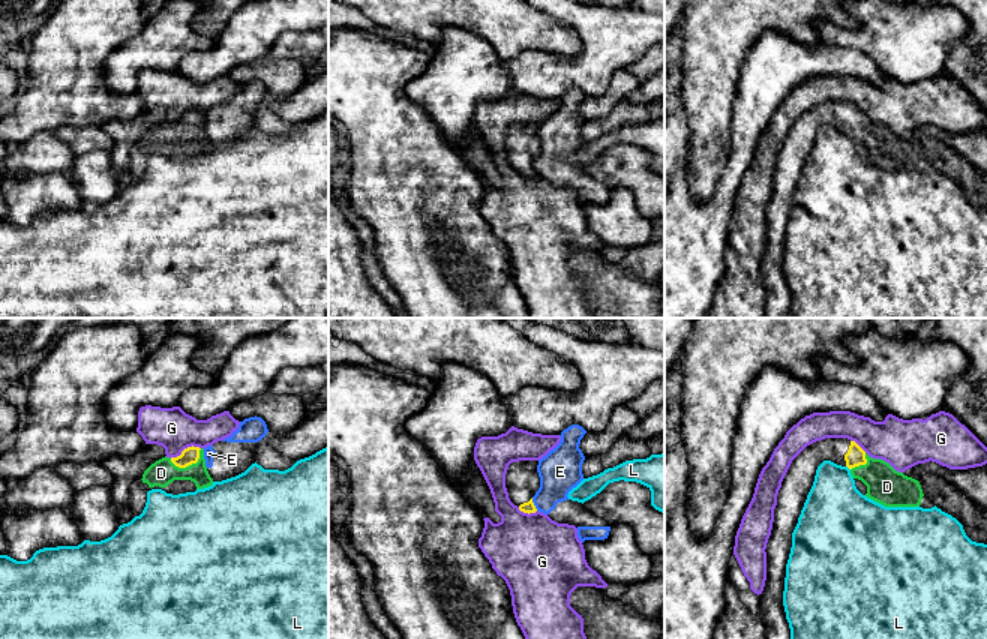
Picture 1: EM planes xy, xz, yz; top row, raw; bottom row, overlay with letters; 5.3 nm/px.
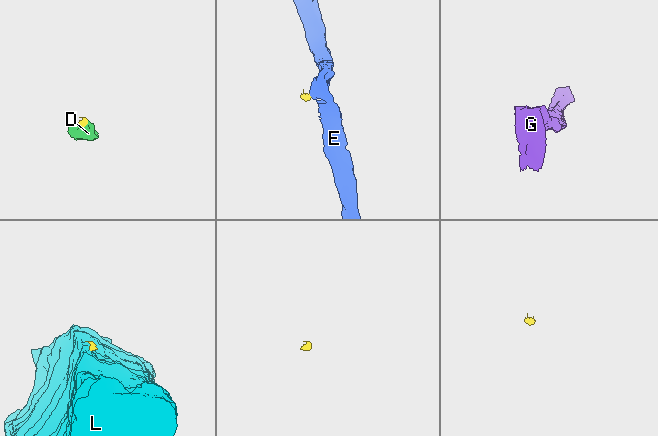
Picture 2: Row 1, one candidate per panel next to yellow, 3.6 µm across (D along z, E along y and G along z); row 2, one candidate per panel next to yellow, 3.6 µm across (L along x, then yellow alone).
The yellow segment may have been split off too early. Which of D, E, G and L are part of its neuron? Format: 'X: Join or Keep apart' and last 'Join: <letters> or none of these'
D: Join
E: Keep apart
G: Keep apart
L: Keep apart
Join: D

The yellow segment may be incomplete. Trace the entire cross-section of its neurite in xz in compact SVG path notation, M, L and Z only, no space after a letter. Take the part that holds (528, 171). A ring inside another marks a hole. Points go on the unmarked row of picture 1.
M519 124L508 129L506 152L510 165L524 177L536 177L532 160L540 152L538 124Z

